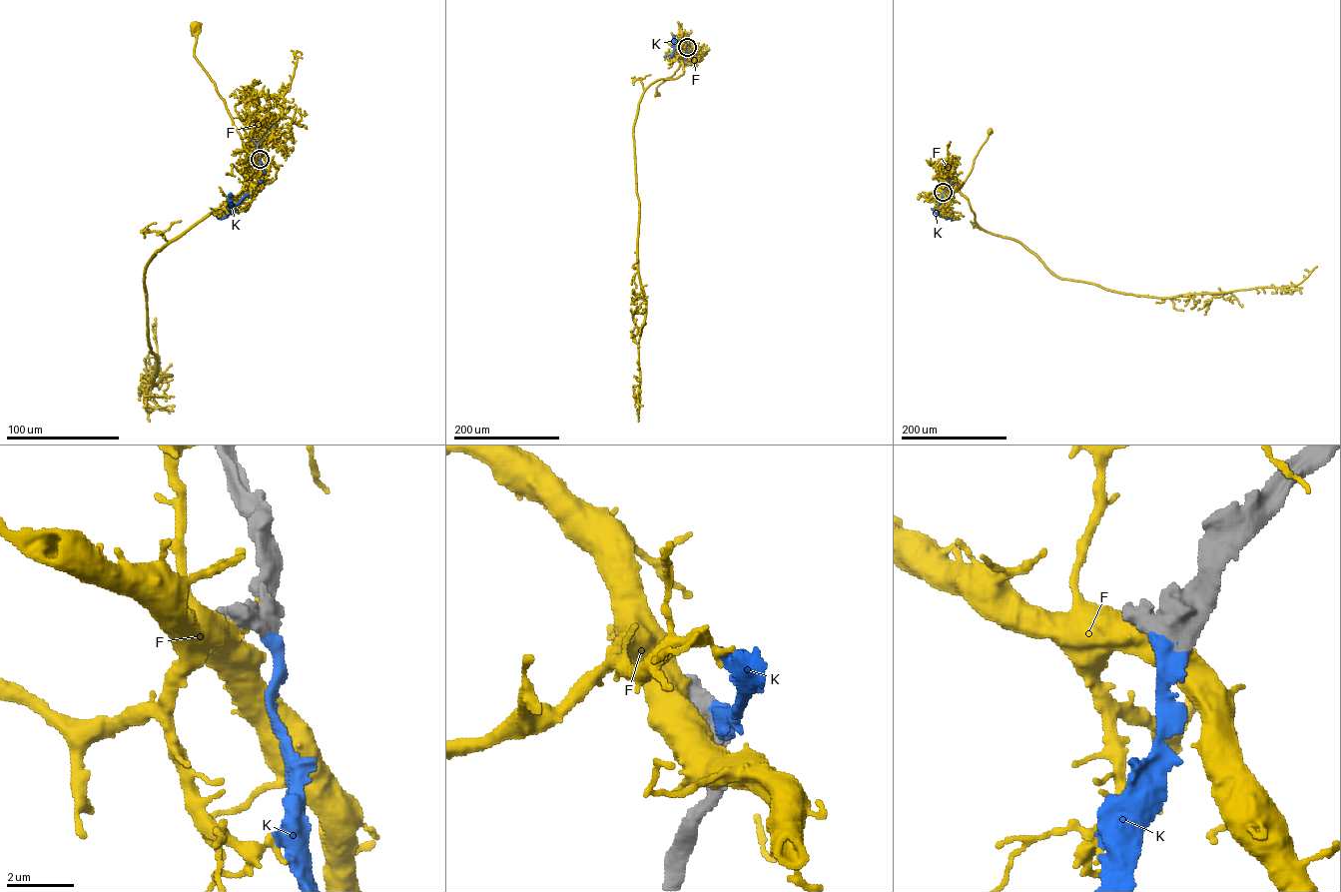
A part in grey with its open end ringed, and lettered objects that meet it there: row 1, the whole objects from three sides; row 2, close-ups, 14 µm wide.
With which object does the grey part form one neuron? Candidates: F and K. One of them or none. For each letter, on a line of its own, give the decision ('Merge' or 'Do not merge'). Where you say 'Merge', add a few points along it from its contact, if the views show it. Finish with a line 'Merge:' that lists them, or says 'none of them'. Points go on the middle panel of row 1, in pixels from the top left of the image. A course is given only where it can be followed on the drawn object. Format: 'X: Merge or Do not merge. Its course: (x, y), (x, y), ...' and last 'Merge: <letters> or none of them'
F: Do not merge
K: Merge. Its course: (687, 47), (685, 43), (674, 41), (673, 54), (664, 56)
Merge: K

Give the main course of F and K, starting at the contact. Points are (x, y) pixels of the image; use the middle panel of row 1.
F: (687, 47), (690, 53), (674, 74), (656, 87), (657, 94)
K: (687, 47), (685, 43), (674, 41), (673, 54), (664, 56)

